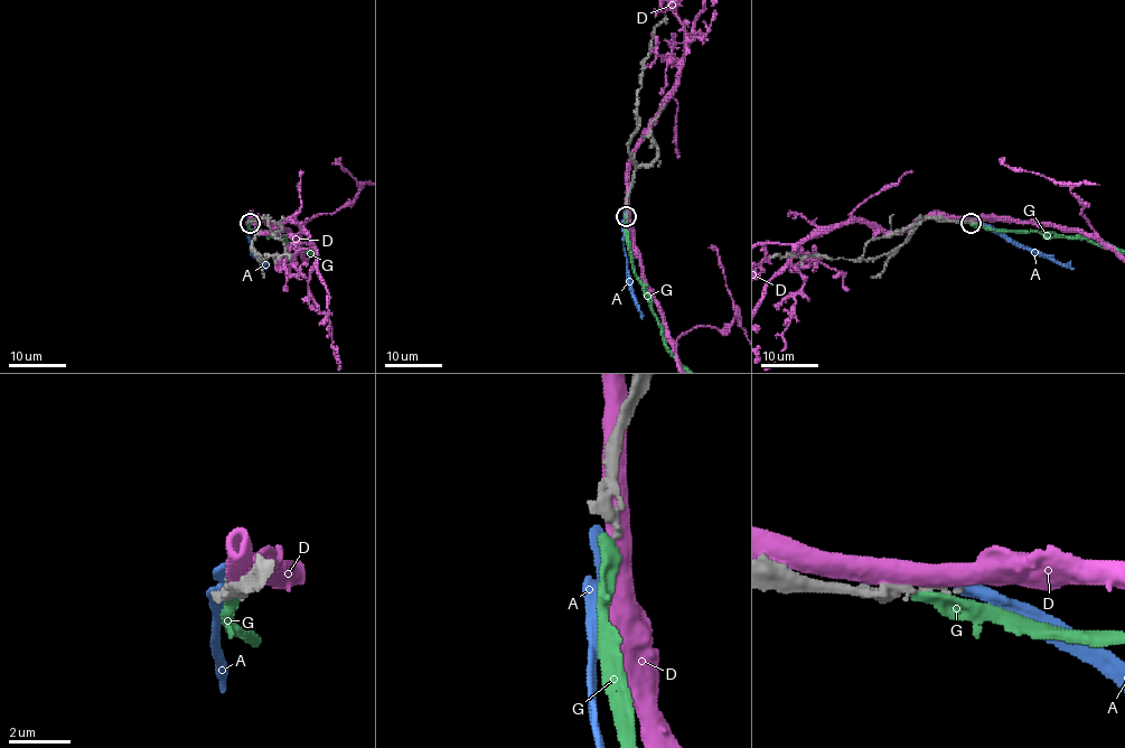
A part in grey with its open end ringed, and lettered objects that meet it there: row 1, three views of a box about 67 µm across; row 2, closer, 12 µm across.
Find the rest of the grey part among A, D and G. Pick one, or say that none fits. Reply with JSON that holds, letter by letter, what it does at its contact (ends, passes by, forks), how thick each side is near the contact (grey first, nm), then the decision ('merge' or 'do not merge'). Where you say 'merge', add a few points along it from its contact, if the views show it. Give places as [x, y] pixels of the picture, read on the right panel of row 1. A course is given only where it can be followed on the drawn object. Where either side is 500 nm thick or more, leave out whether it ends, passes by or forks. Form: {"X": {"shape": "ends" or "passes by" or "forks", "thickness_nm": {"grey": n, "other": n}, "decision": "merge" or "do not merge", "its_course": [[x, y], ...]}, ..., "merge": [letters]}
{"A": {"shape": "ends", "thickness_nm": {"grey": 200, "other": 400}, "decision": "do not merge"}, "D": {"thickness_nm": {"grey": 200, "other": 550}, "decision": "do not merge"}, "G": {"shape": "ends", "thickness_nm": {"grey": 240, "other": 480}, "decision": "merge"}, "merge": ["G"]}

